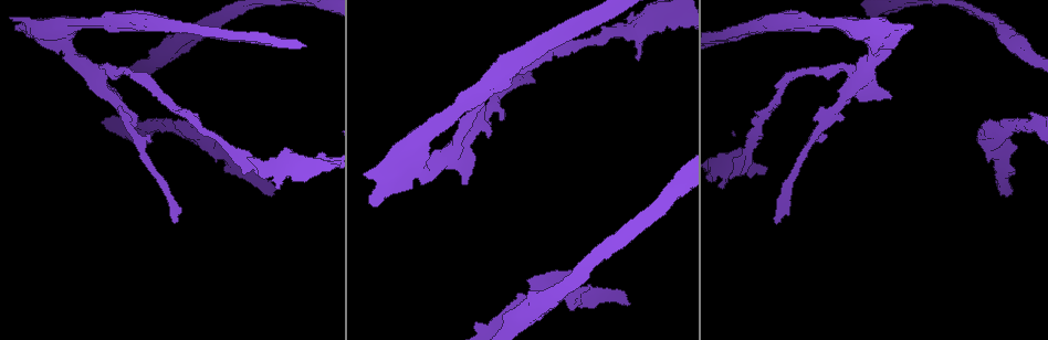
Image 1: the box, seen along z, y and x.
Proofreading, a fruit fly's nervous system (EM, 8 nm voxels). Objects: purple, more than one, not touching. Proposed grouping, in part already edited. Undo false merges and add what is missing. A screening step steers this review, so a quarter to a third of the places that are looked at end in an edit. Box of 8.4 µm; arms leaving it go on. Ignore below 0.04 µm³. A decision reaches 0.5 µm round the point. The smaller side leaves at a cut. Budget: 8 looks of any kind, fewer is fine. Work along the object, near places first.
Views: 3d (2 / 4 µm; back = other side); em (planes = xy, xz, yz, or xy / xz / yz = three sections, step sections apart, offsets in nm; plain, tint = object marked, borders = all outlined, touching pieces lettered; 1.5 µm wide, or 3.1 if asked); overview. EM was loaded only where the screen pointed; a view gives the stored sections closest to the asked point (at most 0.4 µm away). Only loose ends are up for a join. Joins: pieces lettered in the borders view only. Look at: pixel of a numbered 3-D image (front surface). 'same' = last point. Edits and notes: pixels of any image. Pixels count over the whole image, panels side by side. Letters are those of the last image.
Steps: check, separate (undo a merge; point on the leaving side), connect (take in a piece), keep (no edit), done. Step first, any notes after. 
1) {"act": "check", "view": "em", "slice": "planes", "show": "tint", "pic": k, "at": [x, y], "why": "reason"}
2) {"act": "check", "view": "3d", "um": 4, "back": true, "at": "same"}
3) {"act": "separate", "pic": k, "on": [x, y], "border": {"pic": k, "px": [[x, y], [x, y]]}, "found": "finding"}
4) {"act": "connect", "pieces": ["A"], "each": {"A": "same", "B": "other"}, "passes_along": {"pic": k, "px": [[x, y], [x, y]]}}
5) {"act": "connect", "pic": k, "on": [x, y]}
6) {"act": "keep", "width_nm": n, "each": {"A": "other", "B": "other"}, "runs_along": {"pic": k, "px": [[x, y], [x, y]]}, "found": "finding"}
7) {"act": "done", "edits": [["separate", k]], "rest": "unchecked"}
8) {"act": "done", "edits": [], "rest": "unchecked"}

{"act": "check", "view": "em", "slice": "planes", "show": "plain", "pic": 1, "at": [677, 25], "why": "free end"}

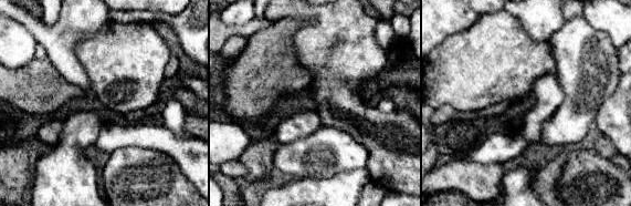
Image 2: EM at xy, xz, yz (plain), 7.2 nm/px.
{"act": "check", "view": "em", "slice": "planes", "show": "borders", "at": "same"}

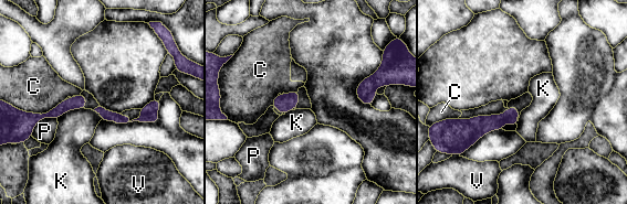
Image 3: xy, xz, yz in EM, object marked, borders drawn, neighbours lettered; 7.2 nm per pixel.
{"act": "keep", "each": {"C": "other", "K": "other", "P": "other", "V": "other"}, "border": {"pic": 3, "px": [[65, 98], [43, 113], [4, 102]]}, "found": "no lettered piece goes on from it"}

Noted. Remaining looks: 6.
{"act": "check", "view": "em", "slice": "planes", "show": "borders", "pic": 1, "at": [758, 24], "why": "calibre changes"}

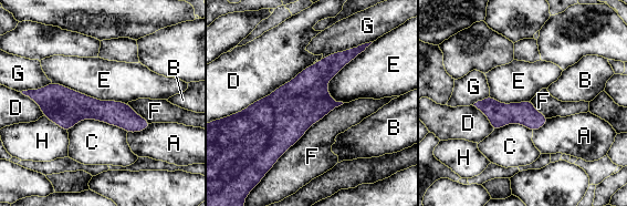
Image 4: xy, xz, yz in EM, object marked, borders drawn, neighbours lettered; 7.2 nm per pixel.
{"act": "keep", "each": {"A": "other", "B": "other", "C": "other", "D": "other", "E": "other", "F": "other", "G": "other", "H": "other"}, "border": {"pic": 4, "px": [[52, 82], [100, 100], [127, 103]]}, "found": "all the same cell"}

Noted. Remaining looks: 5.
{"act": "check", "view": "em", "slice": "planes", "show": "borders", "pic": 1, "at": [71, 22], "why": "sudden change in width"}

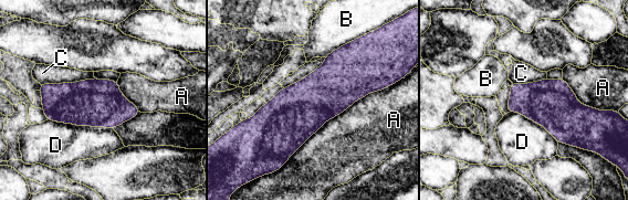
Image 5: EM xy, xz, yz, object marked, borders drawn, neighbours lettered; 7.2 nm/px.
{"act": "keep", "longest_contact_nm": ["A", 1000], "each": {"A": "other", "B": "other", "C": "other", "D": "other"}, "border": {"pic": 5, "px": [[46, 119], [113, 129]]}, "found": "continuous, no second cell"}

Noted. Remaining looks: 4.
{"act": "done", "edits": [], "rest": "unchecked"}

